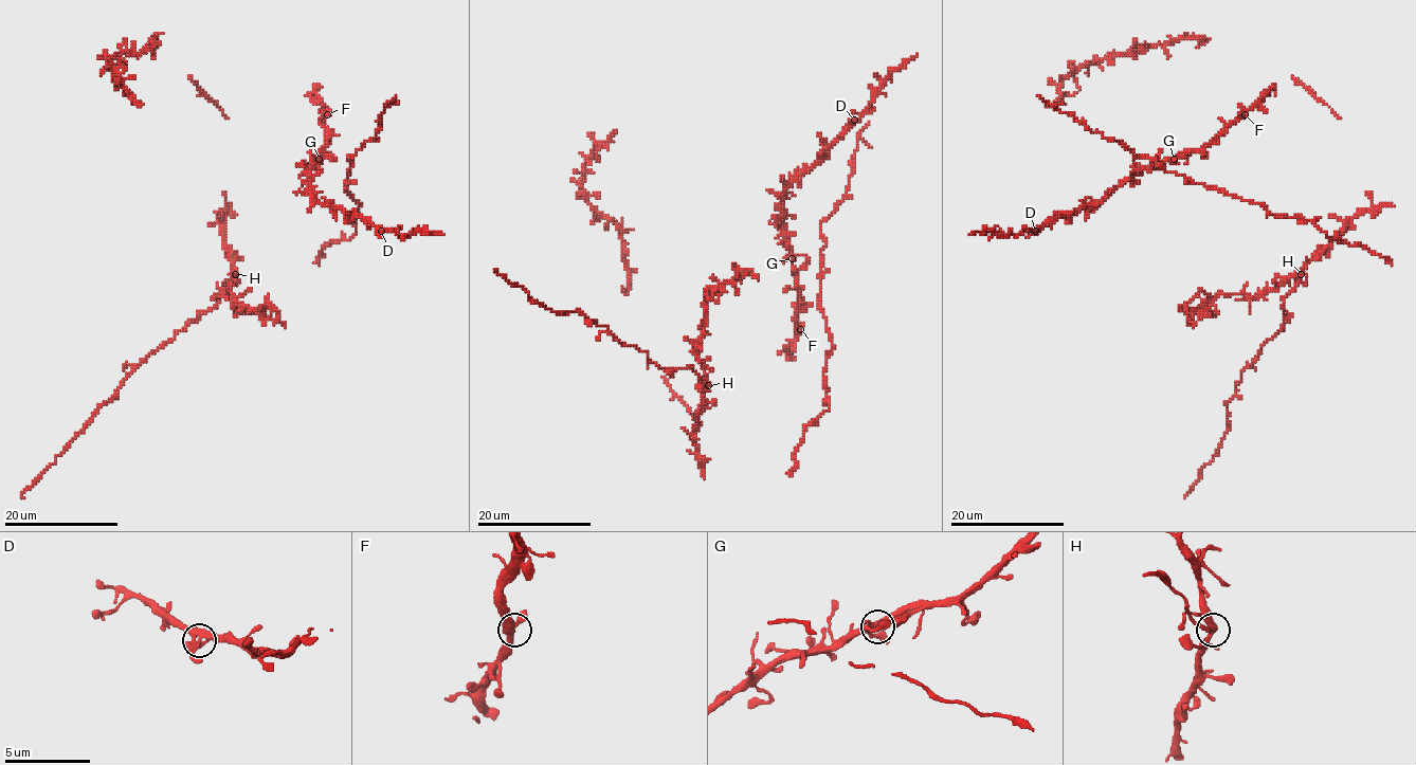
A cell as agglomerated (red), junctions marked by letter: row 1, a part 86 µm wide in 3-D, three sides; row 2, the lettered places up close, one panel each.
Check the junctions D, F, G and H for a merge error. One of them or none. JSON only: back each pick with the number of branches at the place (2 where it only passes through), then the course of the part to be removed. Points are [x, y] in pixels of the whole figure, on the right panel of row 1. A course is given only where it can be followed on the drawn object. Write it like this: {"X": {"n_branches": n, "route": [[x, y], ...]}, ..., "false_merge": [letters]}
{"H": {"n_branches": 4, "route": [[1302, 273], [1286, 296], [1283, 327], [1241, 371], [1228, 402], [1228, 431], [1218, 453], [1184, 498]]}, "false_merge": ["H"]}

